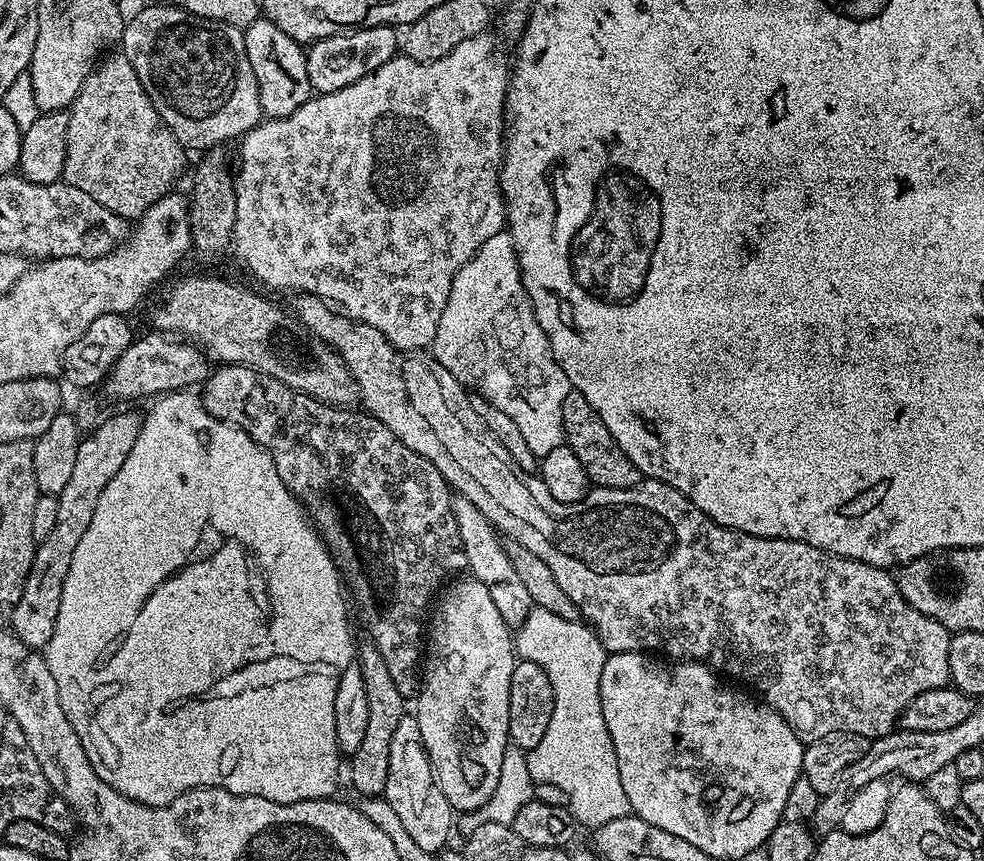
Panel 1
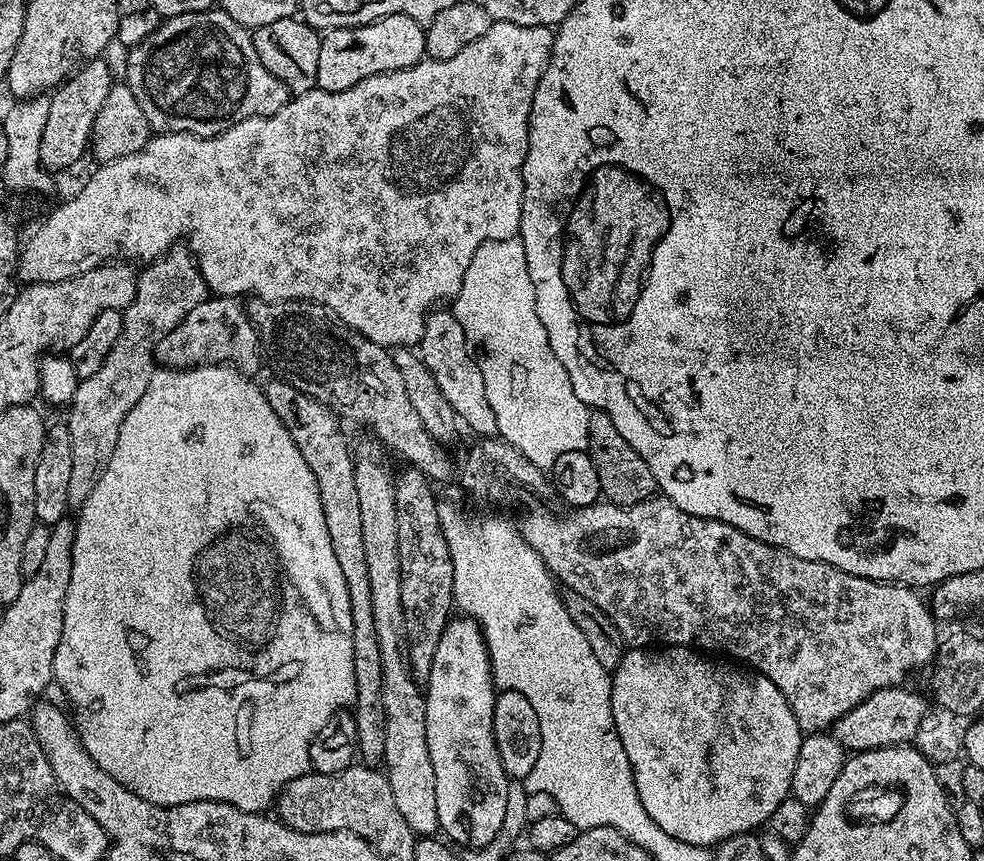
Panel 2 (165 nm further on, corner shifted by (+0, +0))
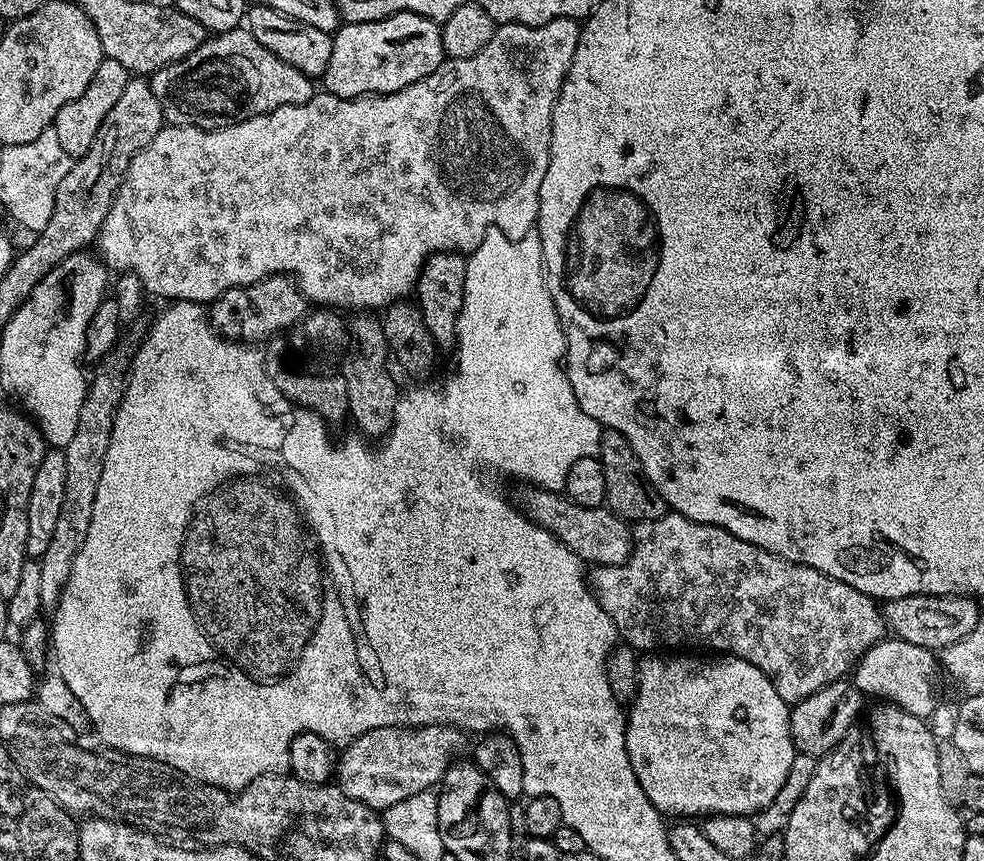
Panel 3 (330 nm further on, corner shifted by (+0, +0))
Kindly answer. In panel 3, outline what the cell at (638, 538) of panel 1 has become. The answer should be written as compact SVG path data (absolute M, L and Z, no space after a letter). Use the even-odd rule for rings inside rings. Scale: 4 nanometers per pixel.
M665 514L653 520L639 521L632 528L632 552L628 555L628 560L625 564L605 564L593 567L590 572L590 587L596 595L596 601L602 606L602 610L606 610L606 614L610 614L619 639L625 645L635 650L642 650L642 648L648 648L644 650L680 650L683 649L680 647L685 644L688 647L685 649L688 650L711 650L716 654L737 656L758 666L758 670L762 670L762 674L766 674L766 678L770 678L774 690L778 690L778 694L789 706L802 702L802 698L808 698L810 694L822 690L822 686L832 684L835 680L845 679L855 668L856 661L862 658L862 654L866 654L866 650L870 650L870 646L874 646L886 636L881 605L871 596L862 594L862 590L854 590L854 586L846 586L846 582L842 582L838 578L830 578L810 566L795 564L786 558L770 554L766 550L722 530L716 524L699 524L679 514Z

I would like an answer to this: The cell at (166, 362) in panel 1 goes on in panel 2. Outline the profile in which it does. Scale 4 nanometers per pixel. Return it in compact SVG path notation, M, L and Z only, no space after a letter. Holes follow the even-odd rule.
M213 295L194 306L194 310L158 342L154 360L165 368L198 368L202 364L227 365L230 362L236 371L252 378L262 365L262 349L245 305L234 296Z

